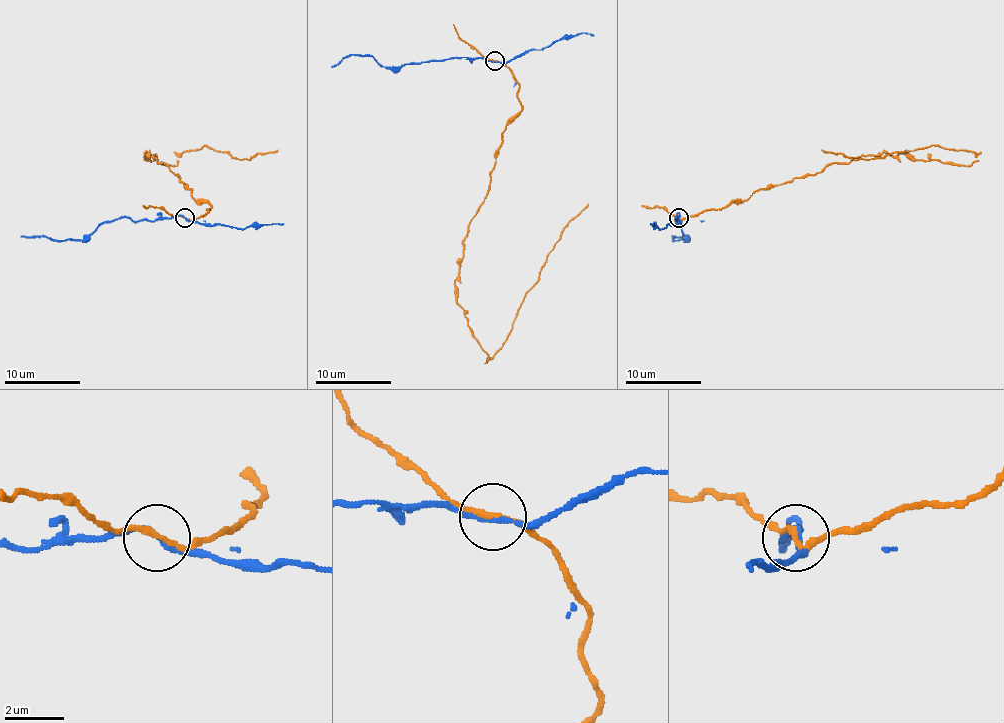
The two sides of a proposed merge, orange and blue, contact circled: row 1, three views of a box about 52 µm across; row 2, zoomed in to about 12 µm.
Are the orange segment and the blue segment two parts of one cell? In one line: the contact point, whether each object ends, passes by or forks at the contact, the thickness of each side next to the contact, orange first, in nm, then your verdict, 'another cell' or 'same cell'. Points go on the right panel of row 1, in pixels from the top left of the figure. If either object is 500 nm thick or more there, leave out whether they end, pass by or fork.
(678, 218) | orange passes by | blue passes by | 160/150 nm | another cell

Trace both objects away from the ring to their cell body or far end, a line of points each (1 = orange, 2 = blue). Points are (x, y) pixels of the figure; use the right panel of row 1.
1: (679, 218), (860, 156), (911, 154), (972, 165), (977, 160), (973, 152), (939, 146), (870, 160), (820, 150)
2: (679, 218), (675, 218), (677, 222), (677, 216), (681, 222), (684, 241), (673, 241), (673, 237), (684, 235)

